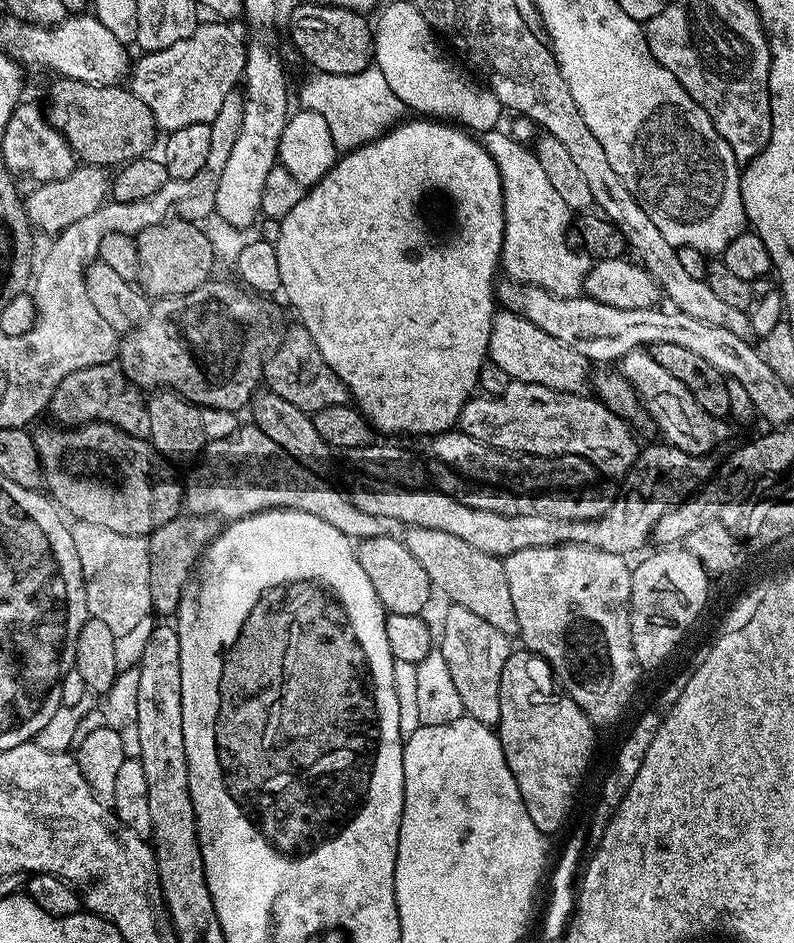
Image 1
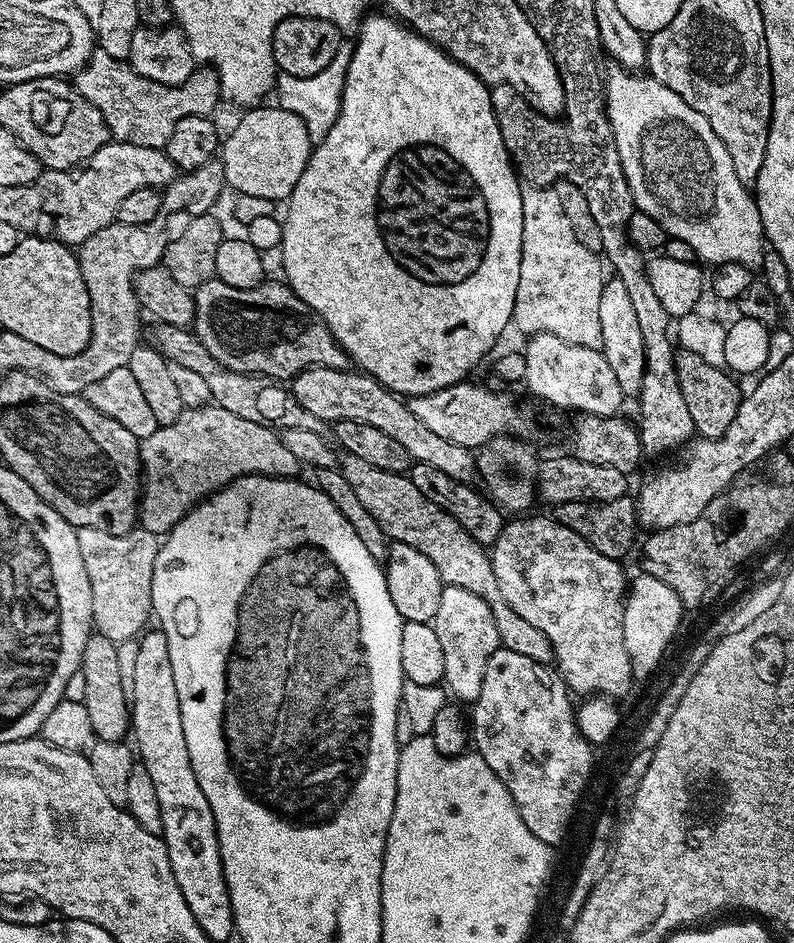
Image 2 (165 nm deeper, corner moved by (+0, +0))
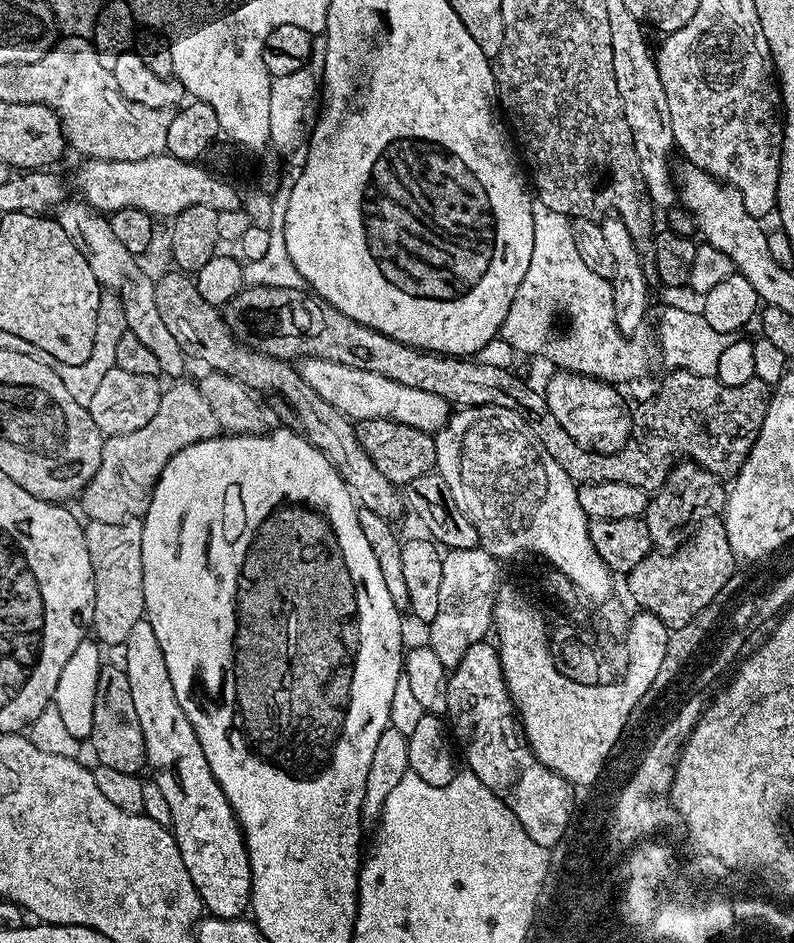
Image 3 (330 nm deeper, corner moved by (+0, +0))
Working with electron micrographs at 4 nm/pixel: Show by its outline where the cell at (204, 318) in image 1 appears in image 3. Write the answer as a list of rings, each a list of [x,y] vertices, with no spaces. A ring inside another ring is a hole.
[[[245,286],[228,304],[223,306],[222,315],[228,324],[228,329],[236,335],[237,340],[241,340],[247,348],[252,348],[256,352],[268,354],[270,358],[275,360],[287,360],[289,362],[299,362],[301,360],[309,360],[310,358],[320,358],[326,362],[338,362],[341,366],[354,366],[354,370],[370,370],[370,374],[382,374],[382,378],[390,378],[390,382],[398,382],[398,386],[414,386],[418,390],[430,390],[430,394],[438,394],[442,398],[446,398],[449,405],[459,406],[460,408],[477,408],[485,404],[486,406],[502,406],[502,410],[514,410],[514,414],[518,414],[518,418],[522,418],[522,422],[526,422],[526,426],[530,426],[530,430],[534,430],[534,438],[538,438],[538,442],[542,442],[542,446],[546,446],[546,454],[550,454],[550,458],[554,458],[554,462],[558,462],[558,466],[562,466],[562,470],[566,470],[569,478],[576,481],[577,485],[593,484],[594,482],[630,482],[630,486],[638,486],[646,493],[653,493],[660,488],[665,482],[668,475],[673,470],[678,458],[687,458],[693,464],[701,464],[706,470],[710,470],[716,476],[721,478],[735,477],[736,473],[746,462],[746,458],[750,454],[750,450],[754,446],[754,442],[758,438],[758,430],[762,430],[762,422],[768,413],[768,403],[772,397],[772,388],[764,381],[751,380],[750,382],[742,382],[742,386],[726,386],[715,376],[703,376],[702,374],[694,374],[685,368],[671,369],[667,374],[668,377],[660,384],[660,389],[656,392],[653,400],[648,400],[644,404],[644,424],[648,428],[644,428],[640,432],[640,440],[637,438],[629,439],[622,450],[618,450],[609,456],[594,454],[588,448],[578,446],[578,442],[574,442],[574,438],[570,438],[570,434],[566,434],[566,430],[562,430],[562,426],[558,422],[558,418],[554,418],[554,414],[550,414],[550,406],[544,400],[543,391],[528,388],[528,384],[524,380],[519,380],[512,372],[507,372],[504,368],[499,368],[496,364],[479,364],[476,358],[457,358],[455,356],[442,356],[431,352],[422,352],[418,348],[411,348],[408,344],[398,342],[394,338],[390,338],[386,334],[382,334],[373,328],[362,326],[358,322],[354,322],[354,318],[346,318],[346,314],[342,314],[342,310],[338,310],[334,306],[330,306],[325,300],[321,300],[319,296],[304,288],[274,288],[270,286],[250,288]]]

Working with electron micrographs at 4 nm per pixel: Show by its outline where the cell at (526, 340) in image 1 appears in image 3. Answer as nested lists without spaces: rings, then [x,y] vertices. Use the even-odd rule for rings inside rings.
[[[556,370],[556,373],[549,378],[548,385],[543,385],[542,391],[545,402],[550,406],[550,414],[558,418],[562,430],[566,430],[566,434],[570,434],[570,438],[574,438],[578,446],[588,448],[593,454],[601,456],[614,454],[622,450],[633,435],[632,416],[628,413],[628,404],[624,401],[623,394],[620,393],[623,391],[619,387],[607,384],[605,380],[595,380],[593,376],[583,376],[577,372]]]

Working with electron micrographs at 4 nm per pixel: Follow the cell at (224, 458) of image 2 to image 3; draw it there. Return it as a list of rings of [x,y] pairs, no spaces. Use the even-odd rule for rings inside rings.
[[[184,382],[169,383],[172,385],[169,388],[167,385],[161,391],[158,411],[154,418],[150,418],[150,422],[146,422],[146,426],[142,426],[142,430],[130,430],[130,434],[118,434],[105,439],[102,462],[94,478],[90,478],[78,497],[79,511],[84,511],[88,520],[120,524],[123,520],[143,517],[166,462],[170,462],[174,454],[186,450],[186,446],[194,446],[221,435],[218,418],[214,418],[199,387],[195,383],[180,383]]]

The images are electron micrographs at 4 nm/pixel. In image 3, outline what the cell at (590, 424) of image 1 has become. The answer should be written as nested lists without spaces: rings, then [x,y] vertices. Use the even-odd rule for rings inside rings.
[[[310,358],[299,361],[298,371],[320,397],[326,398],[330,406],[338,406],[338,410],[342,410],[342,414],[346,414],[353,422],[386,418],[435,434],[446,426],[450,415],[450,405],[446,398],[430,394],[430,390],[398,386],[398,382],[390,382],[390,378],[382,378],[382,374],[370,374],[370,370],[354,370],[354,366],[341,366],[338,362]]]

